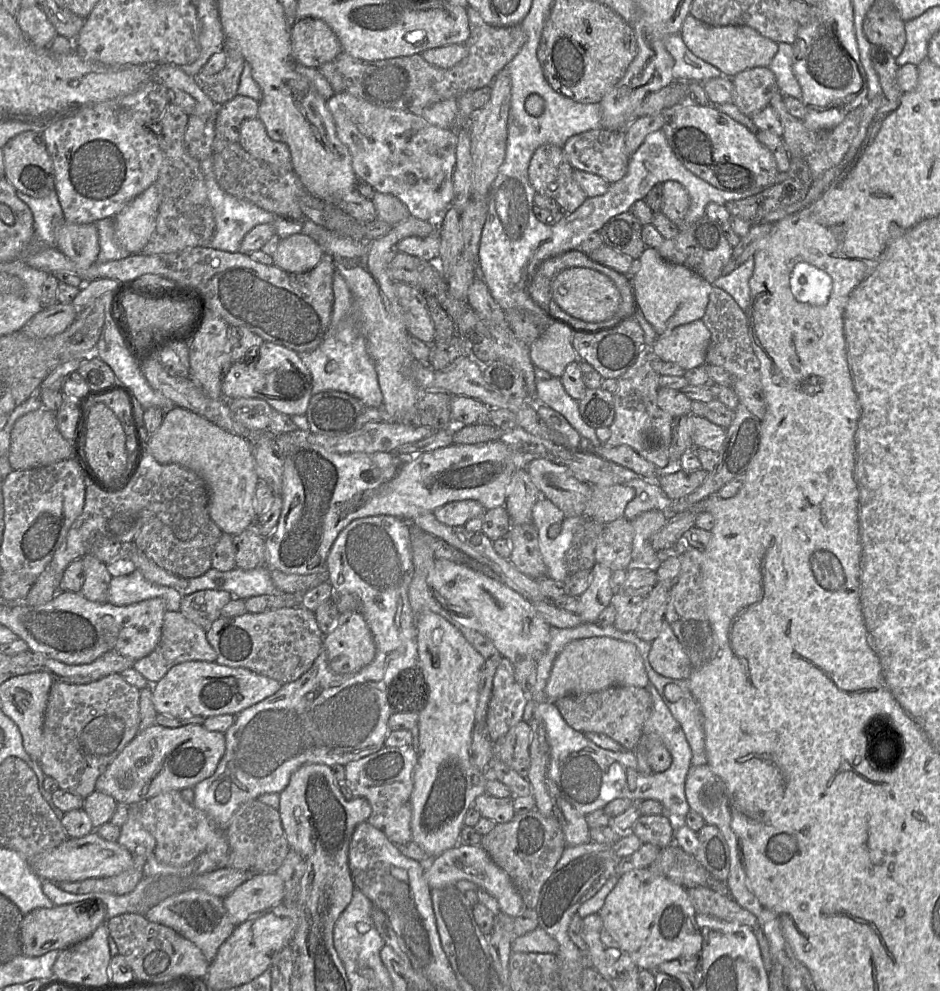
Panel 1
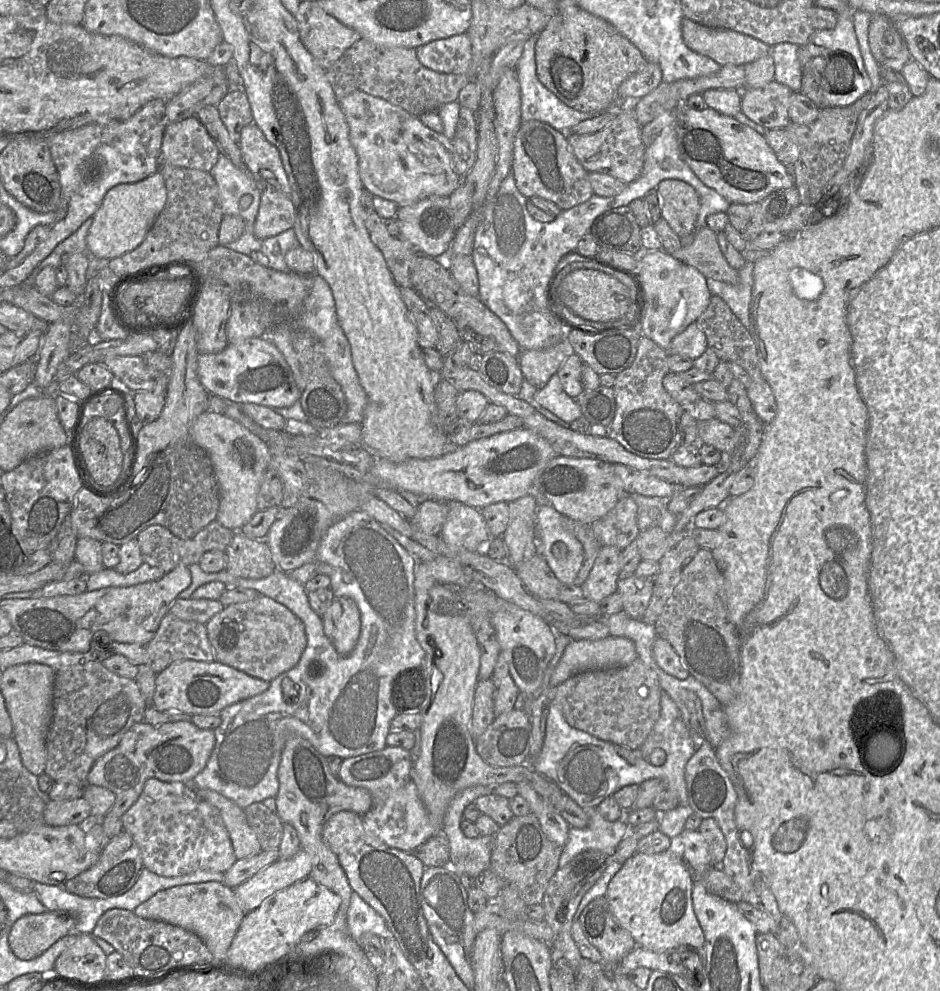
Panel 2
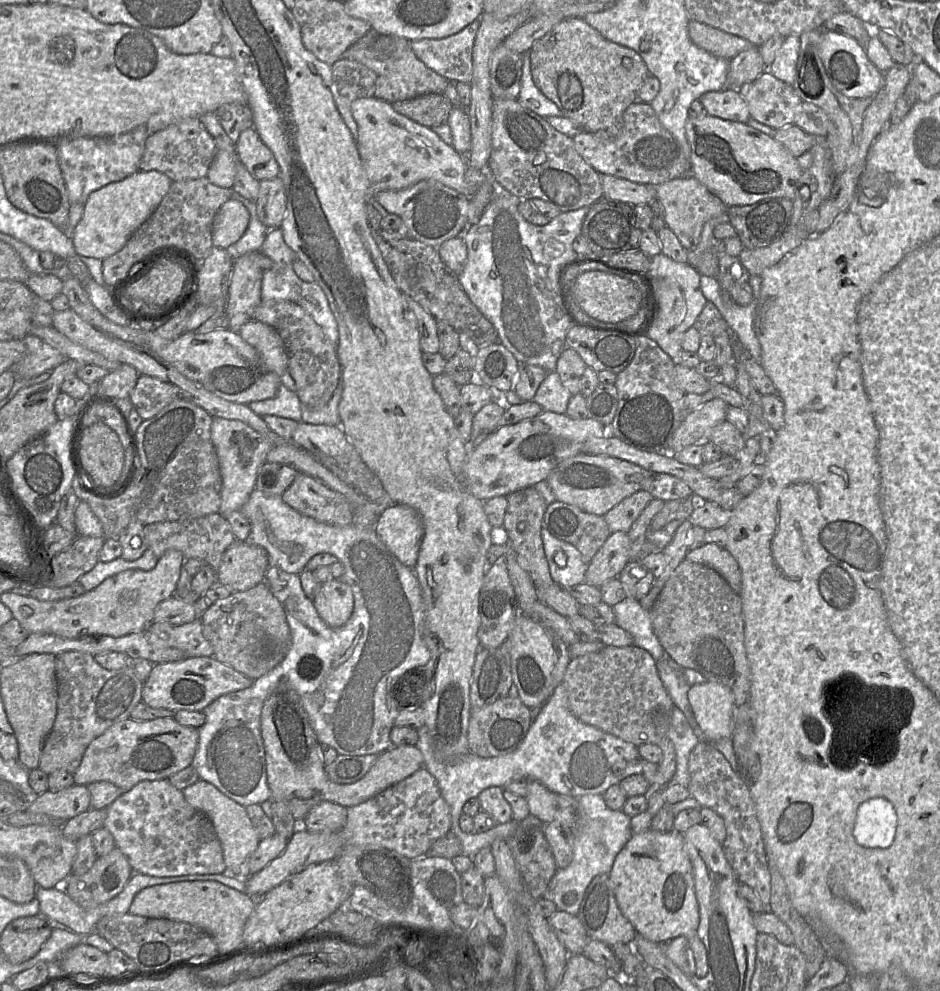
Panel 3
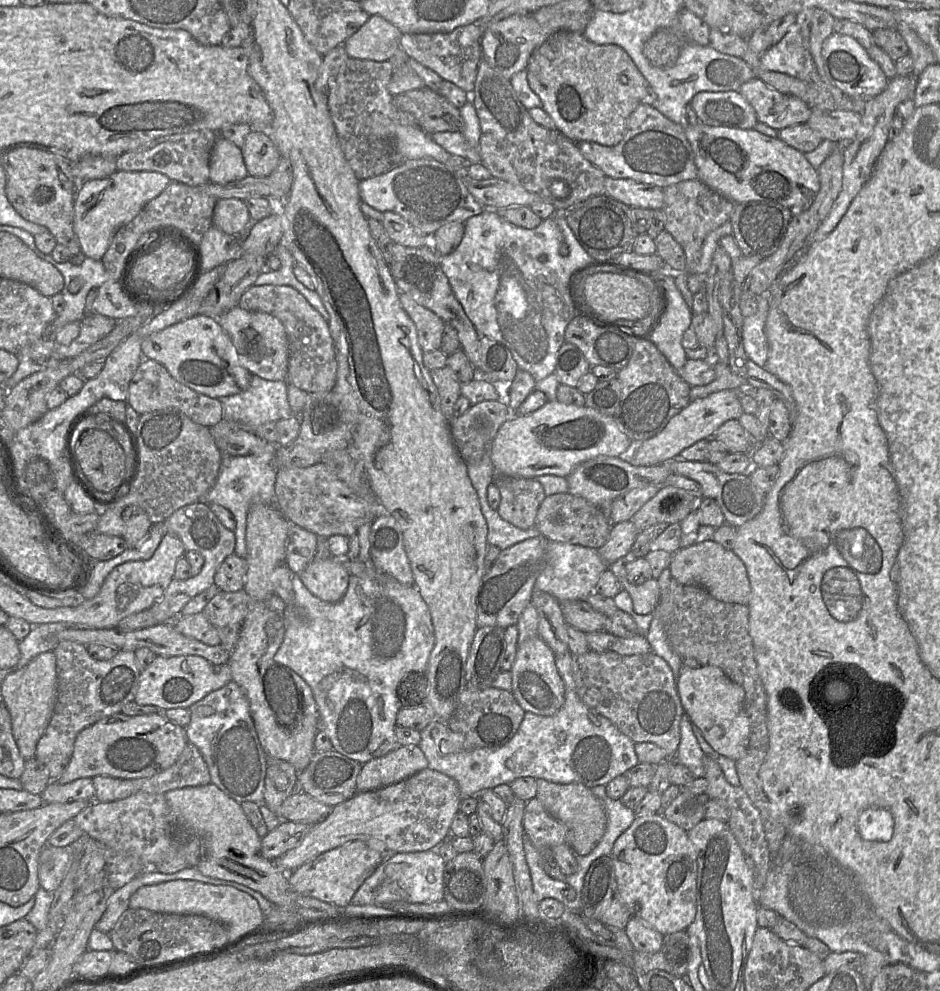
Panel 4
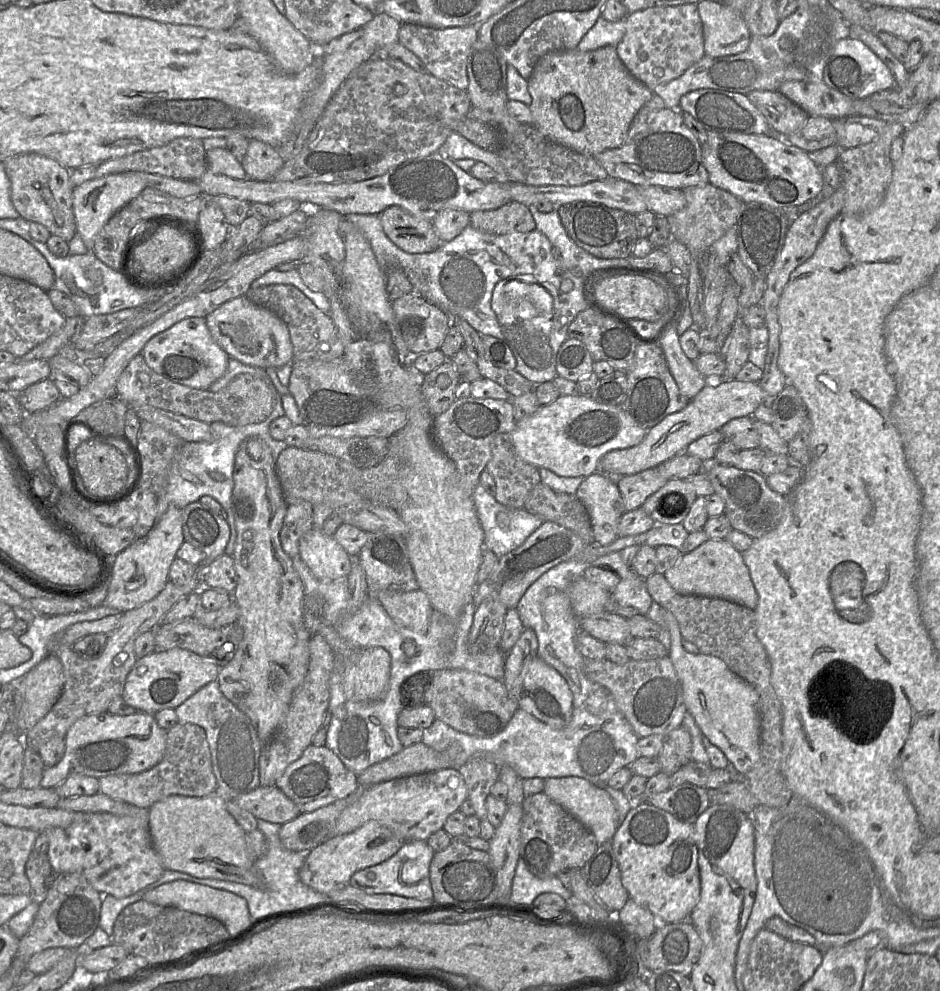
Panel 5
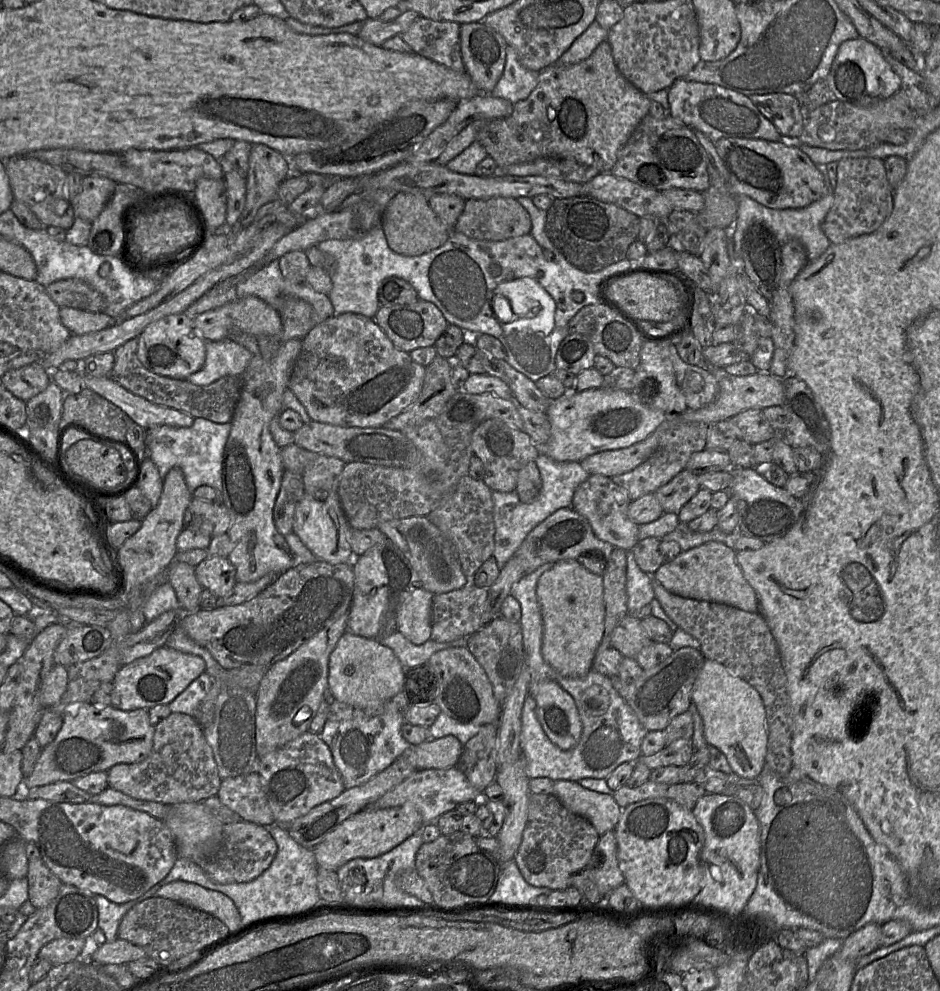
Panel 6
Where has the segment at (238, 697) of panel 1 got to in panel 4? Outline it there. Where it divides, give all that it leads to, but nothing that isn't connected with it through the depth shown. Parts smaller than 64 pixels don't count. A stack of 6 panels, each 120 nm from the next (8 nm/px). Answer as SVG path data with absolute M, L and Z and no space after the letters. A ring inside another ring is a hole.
M197 655L156 656L149 666L140 672L134 702L140 705L158 706L162 711L171 708L189 708L208 693L230 681L232 674L228 663L215 665Z

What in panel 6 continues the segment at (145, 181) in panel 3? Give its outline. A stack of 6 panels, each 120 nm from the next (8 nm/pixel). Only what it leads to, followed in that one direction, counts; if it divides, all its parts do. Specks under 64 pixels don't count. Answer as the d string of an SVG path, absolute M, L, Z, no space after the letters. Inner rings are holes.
M85 175L79 193L70 200L75 217L92 223L113 195L117 183L99 175Z

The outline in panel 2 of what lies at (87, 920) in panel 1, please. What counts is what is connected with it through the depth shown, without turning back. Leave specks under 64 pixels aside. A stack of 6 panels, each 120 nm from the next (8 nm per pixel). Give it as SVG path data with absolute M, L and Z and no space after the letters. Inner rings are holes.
M62 912L25 915L11 927L8 944L18 959L30 961L62 937L75 933L75 925L75 918Z

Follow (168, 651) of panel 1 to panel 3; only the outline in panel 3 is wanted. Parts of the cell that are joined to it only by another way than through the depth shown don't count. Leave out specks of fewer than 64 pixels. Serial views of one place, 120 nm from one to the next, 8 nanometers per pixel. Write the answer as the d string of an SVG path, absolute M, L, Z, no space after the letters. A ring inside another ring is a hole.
M201 618L183 625L153 622L145 634L153 645L180 649L186 657L214 656L211 643L203 635Z

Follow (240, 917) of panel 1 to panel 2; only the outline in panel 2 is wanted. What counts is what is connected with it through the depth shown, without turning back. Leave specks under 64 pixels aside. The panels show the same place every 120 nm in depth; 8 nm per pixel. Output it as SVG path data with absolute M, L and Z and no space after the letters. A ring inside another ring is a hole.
M303 849L286 860L277 860L234 889L245 914L257 909L269 896L307 877L312 859Z

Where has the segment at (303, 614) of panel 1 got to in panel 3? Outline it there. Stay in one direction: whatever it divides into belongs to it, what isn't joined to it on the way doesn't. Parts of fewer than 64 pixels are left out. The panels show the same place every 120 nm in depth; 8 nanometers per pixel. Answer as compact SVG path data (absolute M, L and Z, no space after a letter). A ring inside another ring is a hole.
M265 582L217 600L202 613L201 620L203 635L214 650L213 657L253 680L275 668L285 658L291 645L284 608ZM266 641L270 641L271 645L266 646Z

